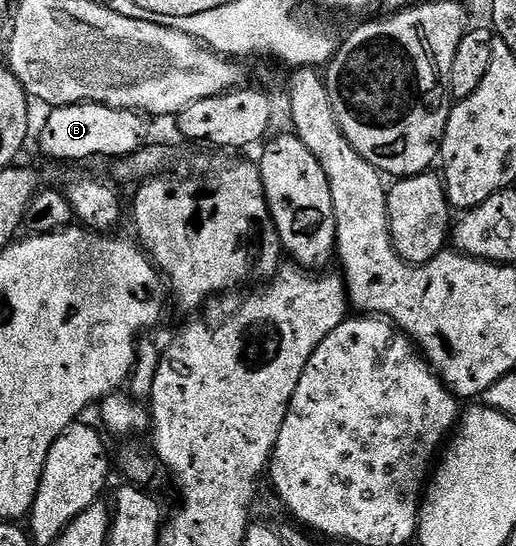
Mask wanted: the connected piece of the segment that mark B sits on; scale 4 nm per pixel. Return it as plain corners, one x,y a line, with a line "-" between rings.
89,101
83,105
62,105
51,110
40,129
40,149
48,157
60,161
88,161
91,157
130,157
144,148
148,137
148,125
145,114
134,109
115,109
109,105
99,105

